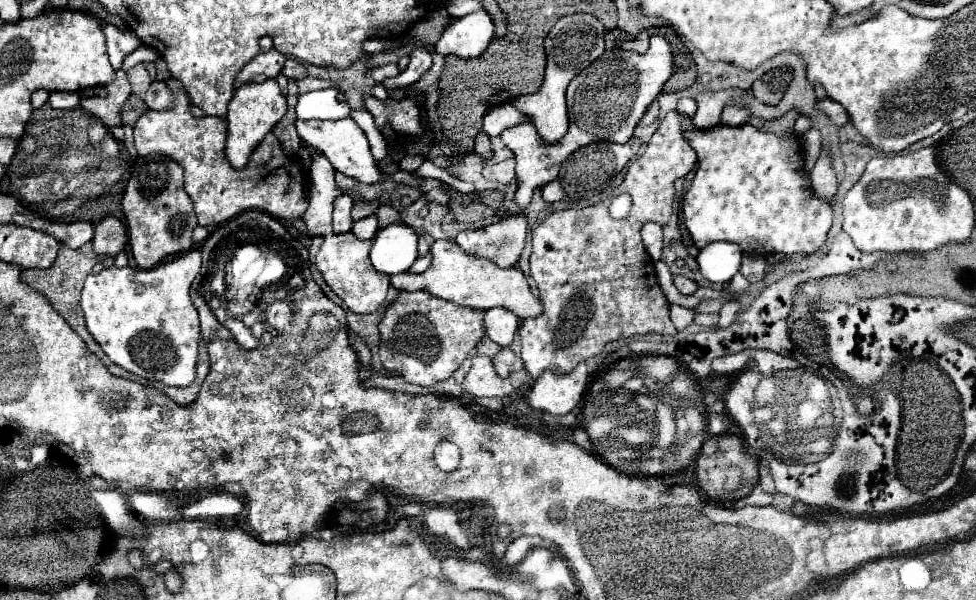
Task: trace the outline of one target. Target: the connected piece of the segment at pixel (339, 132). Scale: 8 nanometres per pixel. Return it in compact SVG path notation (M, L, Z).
M297 119L296 129L300 138L307 145L311 145L313 149L319 149L327 155L327 159L331 161L331 165L337 171L341 171L353 179L359 179L363 183L377 183L379 181L379 169L377 169L377 163L369 151L369 141L353 119L341 119L341 121Z

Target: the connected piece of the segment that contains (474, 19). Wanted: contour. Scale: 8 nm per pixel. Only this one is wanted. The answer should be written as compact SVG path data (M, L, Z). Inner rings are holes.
M475 11L455 19L435 43L435 53L475 59L485 53L495 35L495 23L487 11Z

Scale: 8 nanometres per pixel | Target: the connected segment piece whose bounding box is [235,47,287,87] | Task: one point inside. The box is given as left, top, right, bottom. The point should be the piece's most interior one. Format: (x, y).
(265, 65)

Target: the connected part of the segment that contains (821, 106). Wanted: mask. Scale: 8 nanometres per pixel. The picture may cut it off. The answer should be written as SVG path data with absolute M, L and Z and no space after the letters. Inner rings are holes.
M819 99L819 101L817 101L817 109L823 111L837 129L841 129L841 127L845 127L845 125L849 123L847 111L845 111L839 103L835 103L835 101L831 101L831 99Z

